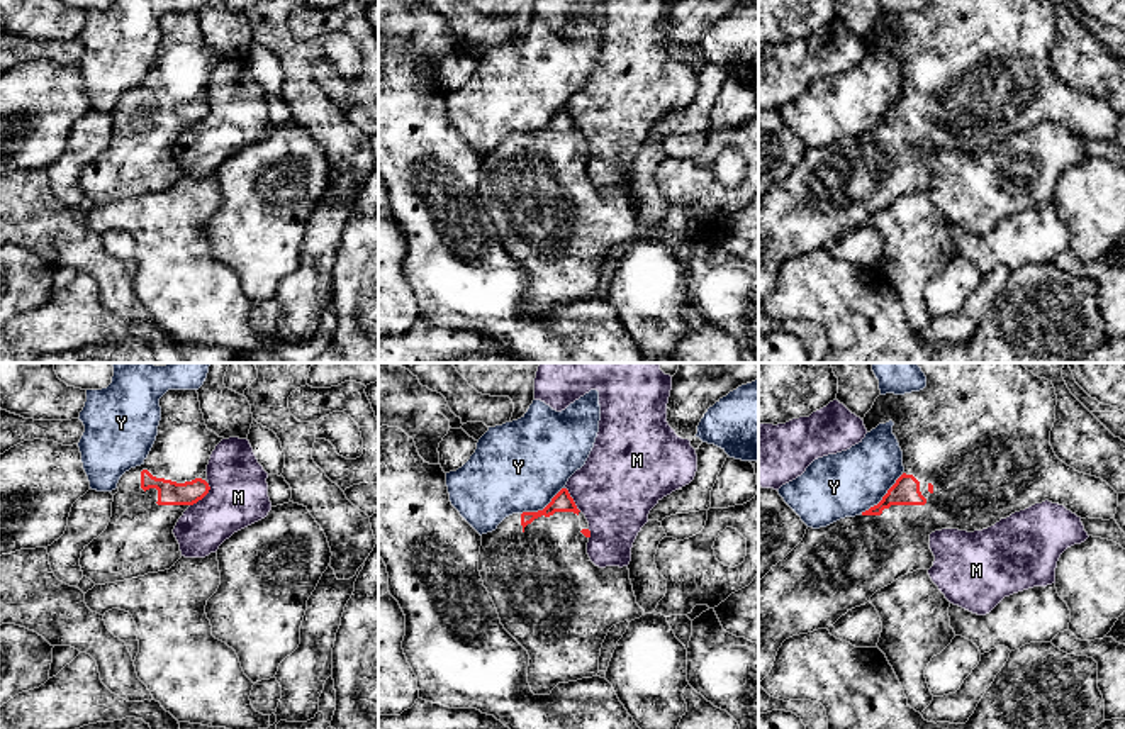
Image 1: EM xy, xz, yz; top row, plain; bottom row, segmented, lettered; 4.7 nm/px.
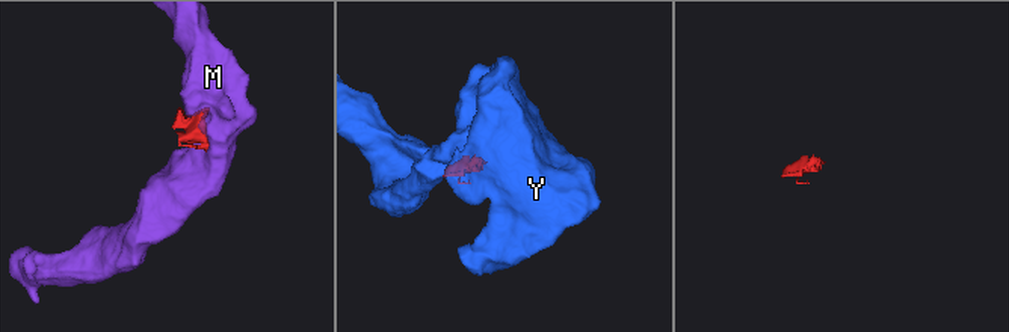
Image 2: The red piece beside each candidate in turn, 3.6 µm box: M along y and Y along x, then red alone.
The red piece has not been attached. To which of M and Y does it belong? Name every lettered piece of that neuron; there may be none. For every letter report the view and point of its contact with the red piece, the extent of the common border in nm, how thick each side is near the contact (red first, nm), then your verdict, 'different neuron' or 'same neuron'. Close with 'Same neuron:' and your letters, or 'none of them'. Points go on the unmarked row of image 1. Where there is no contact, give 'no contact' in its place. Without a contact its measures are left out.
M: contact xy (202, 117); length 140 nm; calibres 110 and 280 nm; different neuron
Y: contact yz (883, 117); length 280 nm; calibres 130 and 300 nm; different neuron
Same neuron: none of them

